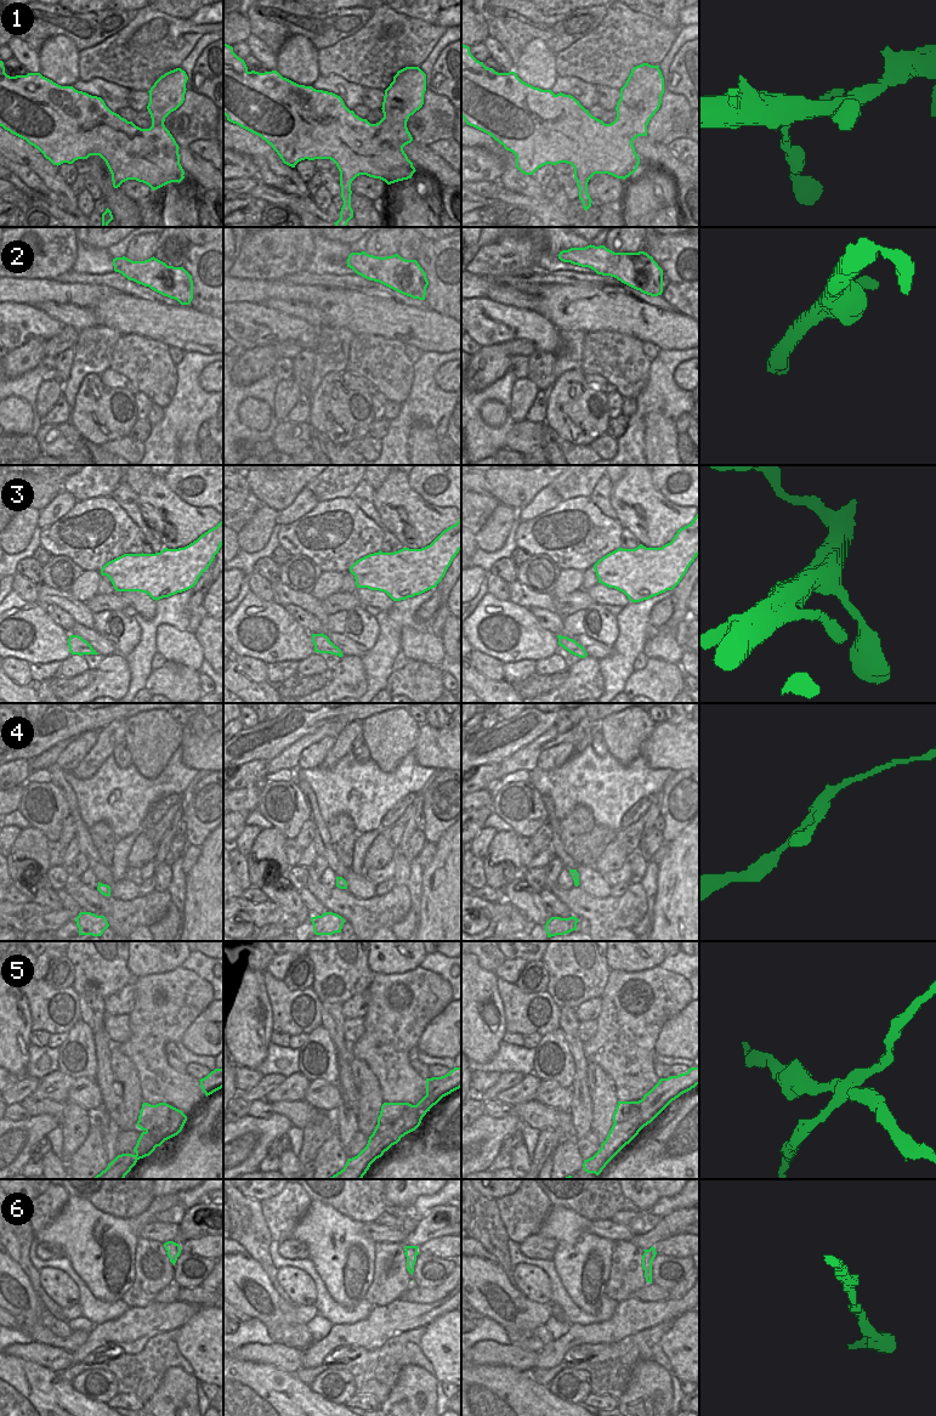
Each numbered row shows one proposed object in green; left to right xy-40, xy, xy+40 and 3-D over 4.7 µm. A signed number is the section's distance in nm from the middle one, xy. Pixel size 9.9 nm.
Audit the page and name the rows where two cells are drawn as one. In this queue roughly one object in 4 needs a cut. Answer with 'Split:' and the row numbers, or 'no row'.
Split: 5.

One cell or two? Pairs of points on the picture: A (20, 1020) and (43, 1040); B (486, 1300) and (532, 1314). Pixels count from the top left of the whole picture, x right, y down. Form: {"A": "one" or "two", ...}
{"A": "two", "B": "one"}

